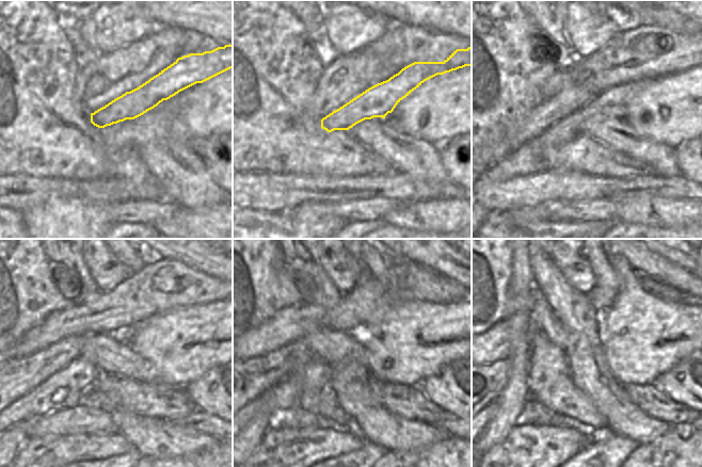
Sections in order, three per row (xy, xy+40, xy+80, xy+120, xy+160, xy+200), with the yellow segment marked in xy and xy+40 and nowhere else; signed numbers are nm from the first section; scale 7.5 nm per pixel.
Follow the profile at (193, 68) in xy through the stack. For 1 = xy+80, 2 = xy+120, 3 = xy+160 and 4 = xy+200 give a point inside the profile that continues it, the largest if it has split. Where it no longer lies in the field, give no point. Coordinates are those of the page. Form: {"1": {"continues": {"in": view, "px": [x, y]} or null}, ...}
{"1": {"continues": {"in": "xy+80", "px": [529, 158]}}, "2": {"continues": {"in": "xy+120", "px": [62, 390]}}, "3": {"continues": {"in": "xy+160", "px": [287, 395]}}, "4": {"continues": {"in": "xy+200", "px": [493, 406]}}}

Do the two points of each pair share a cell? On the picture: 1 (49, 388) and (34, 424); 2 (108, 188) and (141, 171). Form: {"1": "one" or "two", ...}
{"1": "two", "2": "two"}

